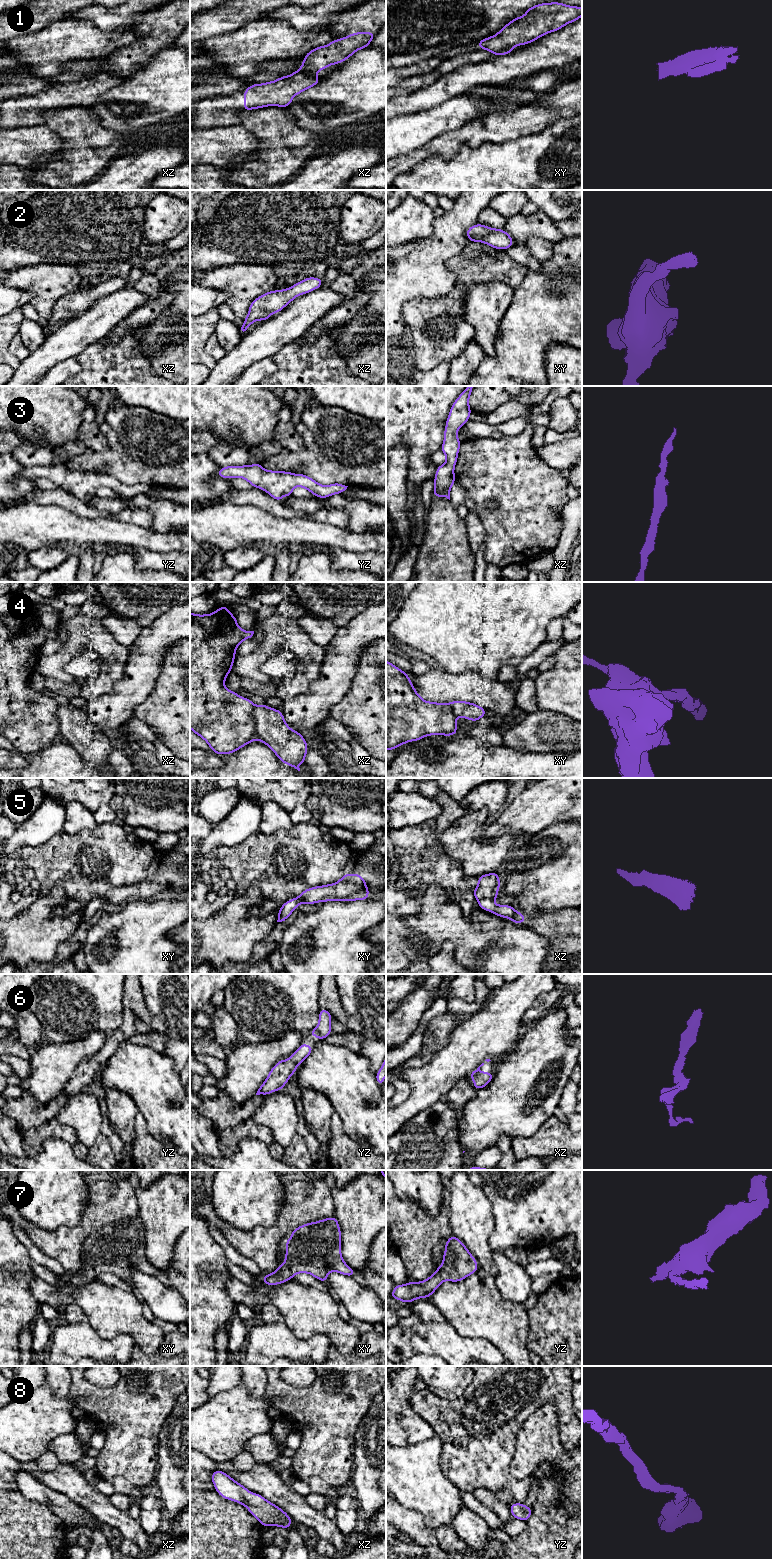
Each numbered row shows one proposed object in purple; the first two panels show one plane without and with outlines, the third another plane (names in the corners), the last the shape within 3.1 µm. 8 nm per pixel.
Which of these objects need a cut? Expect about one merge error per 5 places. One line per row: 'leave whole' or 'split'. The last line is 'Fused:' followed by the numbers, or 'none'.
1: split
2: leave whole
3: leave whole
4: split
5: leave whole
6: leave whole
7: leave whole
8: leave whole
Fused: 1, 4

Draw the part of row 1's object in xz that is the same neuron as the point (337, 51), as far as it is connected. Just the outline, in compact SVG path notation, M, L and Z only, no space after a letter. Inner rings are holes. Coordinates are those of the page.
M357 32L312 49L305 55L299 71L314 76L330 65L345 61L357 50L368 47L375 35L374 32Z

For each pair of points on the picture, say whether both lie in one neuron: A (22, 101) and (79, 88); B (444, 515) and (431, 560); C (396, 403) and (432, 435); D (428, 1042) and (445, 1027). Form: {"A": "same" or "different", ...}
{"A": "same", "B": "same", "C": "same", "D": "same"}

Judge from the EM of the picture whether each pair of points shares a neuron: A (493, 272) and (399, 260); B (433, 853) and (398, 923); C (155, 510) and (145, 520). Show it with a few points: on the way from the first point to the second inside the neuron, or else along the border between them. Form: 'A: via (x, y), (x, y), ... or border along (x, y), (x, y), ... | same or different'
A: border along (454, 271), (455, 284), (453, 289), (447, 294) | different
B: border along (429, 883), (440, 886), (449, 895) | different
C: border along (128, 507), (145, 507), (152, 516), (150, 527) | different

